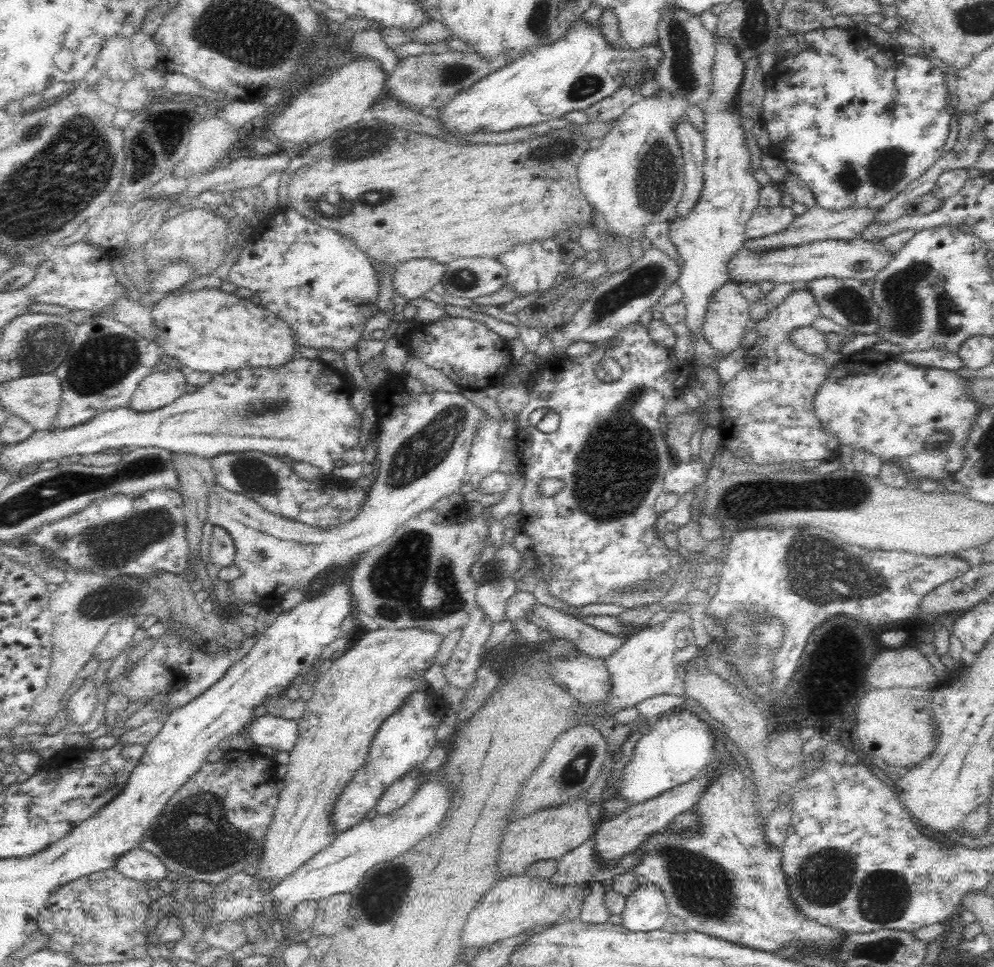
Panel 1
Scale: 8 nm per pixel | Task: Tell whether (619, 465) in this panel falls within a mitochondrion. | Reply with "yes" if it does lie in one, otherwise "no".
yes

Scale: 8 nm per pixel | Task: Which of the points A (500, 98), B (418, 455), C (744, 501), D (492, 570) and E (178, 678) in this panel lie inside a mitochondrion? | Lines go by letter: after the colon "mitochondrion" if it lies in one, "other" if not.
A: other
B: mitochondrion
C: mitochondrion
D: mitochondrion
E: other

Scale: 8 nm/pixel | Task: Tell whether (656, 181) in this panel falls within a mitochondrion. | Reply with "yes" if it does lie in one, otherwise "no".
yes

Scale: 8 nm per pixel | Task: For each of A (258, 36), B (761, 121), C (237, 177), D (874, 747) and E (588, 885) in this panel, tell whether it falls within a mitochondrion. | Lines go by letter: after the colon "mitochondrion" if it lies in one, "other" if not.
A: mitochondrion
B: other
C: other
D: other
E: other

